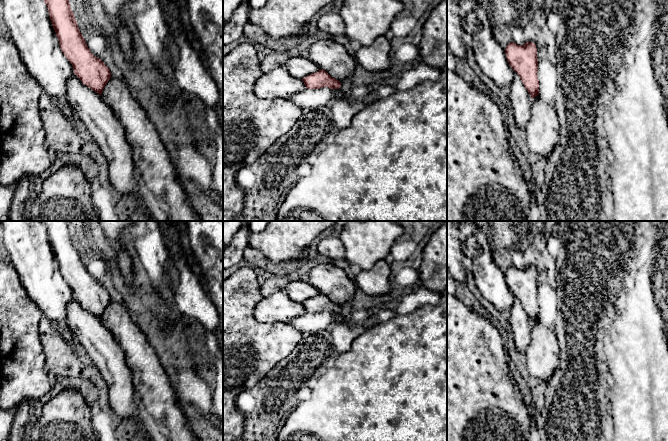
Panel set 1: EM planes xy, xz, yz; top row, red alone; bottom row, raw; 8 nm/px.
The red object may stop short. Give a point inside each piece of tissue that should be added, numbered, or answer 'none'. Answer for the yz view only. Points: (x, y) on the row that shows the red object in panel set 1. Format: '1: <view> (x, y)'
none

